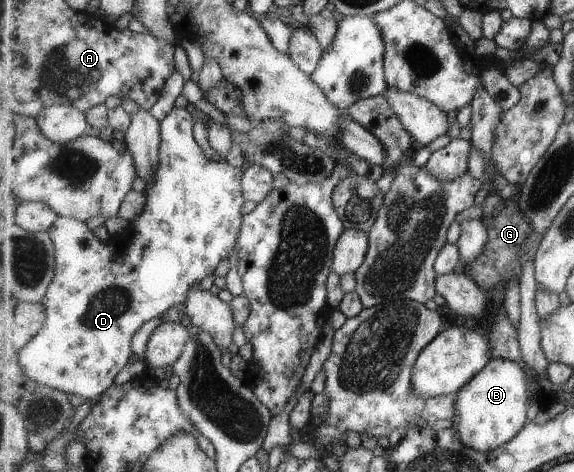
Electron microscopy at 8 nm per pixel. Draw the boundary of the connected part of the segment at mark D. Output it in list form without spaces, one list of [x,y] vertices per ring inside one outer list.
[[[177,107],[162,121],[160,164],[158,164],[158,170],[152,176],[152,184],[147,182],[147,191],[144,192],[148,201],[140,216],[130,223],[128,228],[121,234],[112,234],[107,240],[100,240],[93,230],[88,228],[88,224],[84,220],[66,216],[60,217],[53,228],[50,228],[50,236],[53,237],[56,250],[57,272],[53,284],[50,284],[49,291],[41,303],[45,306],[46,323],[42,326],[41,332],[38,332],[38,335],[34,336],[34,339],[30,340],[30,343],[26,344],[25,348],[22,348],[17,358],[18,364],[22,366],[22,372],[24,372],[26,378],[30,378],[30,380],[34,380],[34,382],[38,382],[42,386],[50,386],[50,388],[63,391],[68,395],[76,395],[84,401],[106,393],[114,385],[114,378],[118,376],[118,372],[126,368],[130,356],[134,354],[130,344],[132,344],[134,334],[142,328],[142,324],[146,324],[148,320],[152,320],[154,317],[166,314],[170,308],[176,305],[185,305],[188,296],[190,296],[191,288],[202,282],[206,276],[212,276],[222,259],[228,259],[228,256],[232,254],[232,250],[235,249],[238,238],[241,235],[242,224],[245,219],[244,214],[242,214],[242,206],[244,206],[245,202],[242,189],[243,171],[237,164],[232,165],[224,158],[221,160],[208,160],[206,158],[204,150],[198,146],[198,142],[194,138],[195,122],[194,116],[186,108]]]

